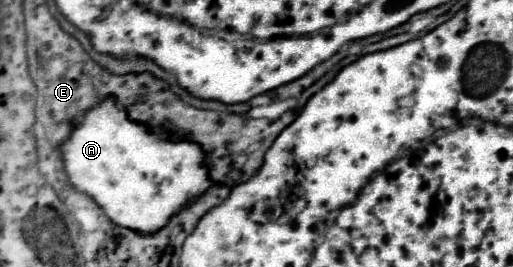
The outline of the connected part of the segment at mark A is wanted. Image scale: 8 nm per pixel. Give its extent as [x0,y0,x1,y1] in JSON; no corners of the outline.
[58,97,212,233]

